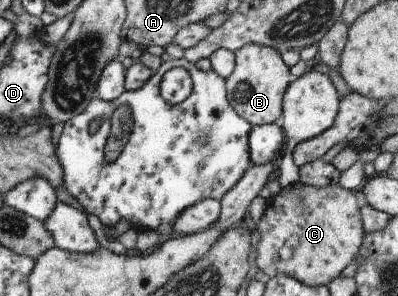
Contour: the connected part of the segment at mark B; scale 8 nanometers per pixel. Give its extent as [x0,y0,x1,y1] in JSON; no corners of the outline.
[224,43,290,126]

